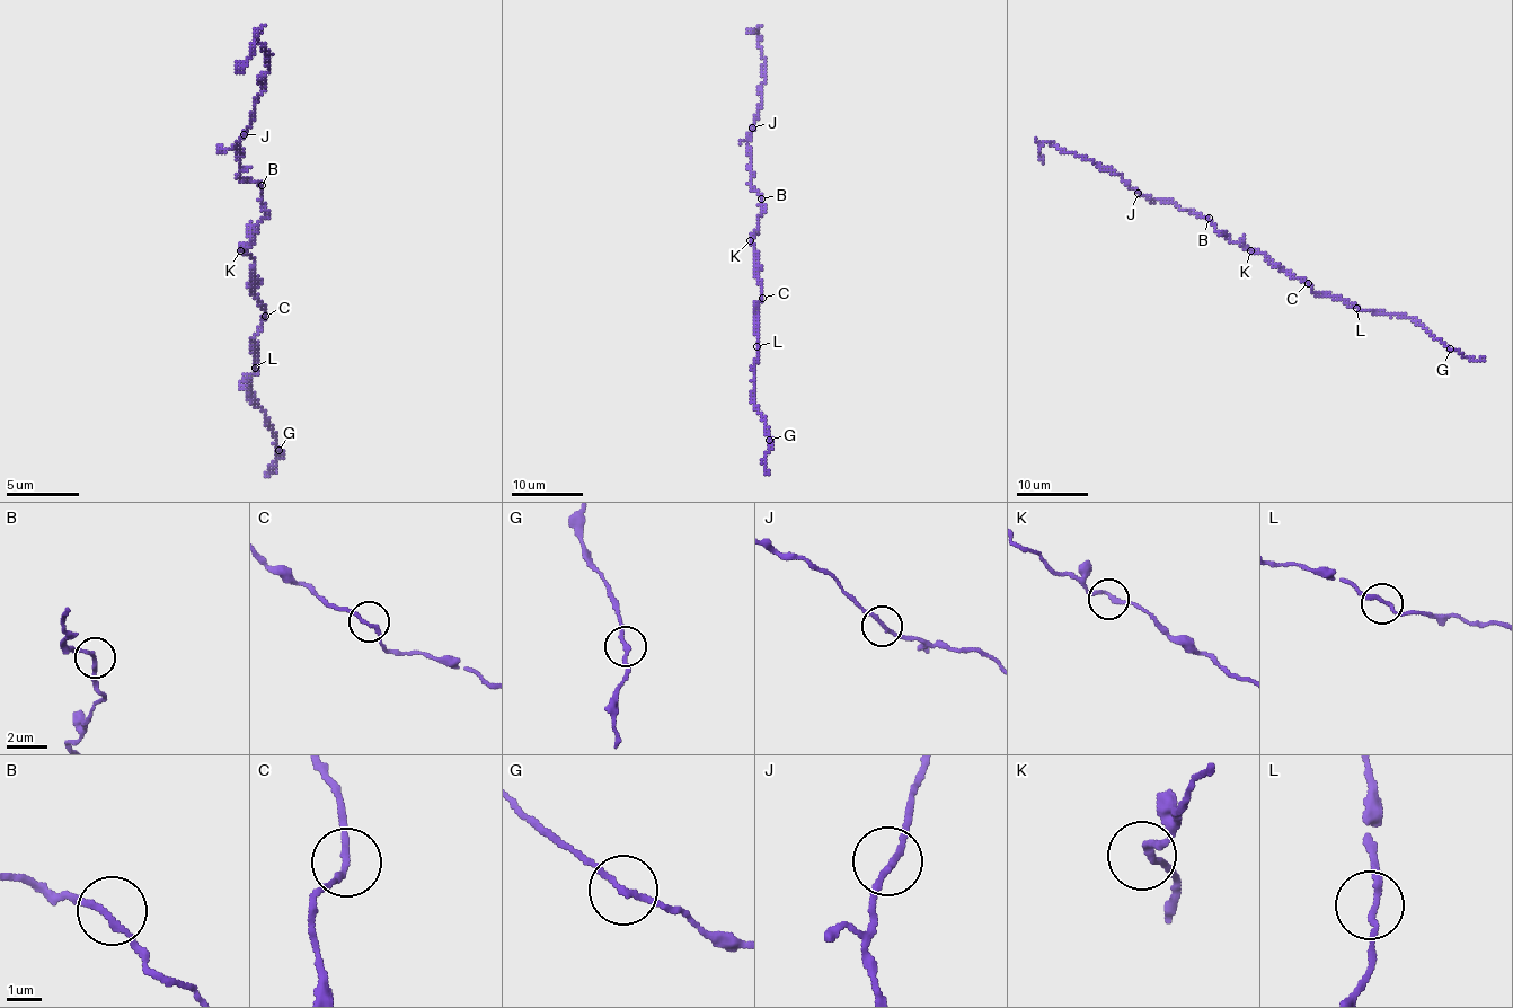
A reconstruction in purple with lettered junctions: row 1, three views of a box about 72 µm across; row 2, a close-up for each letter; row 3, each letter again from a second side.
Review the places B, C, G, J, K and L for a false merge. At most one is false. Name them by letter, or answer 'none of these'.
none of these

